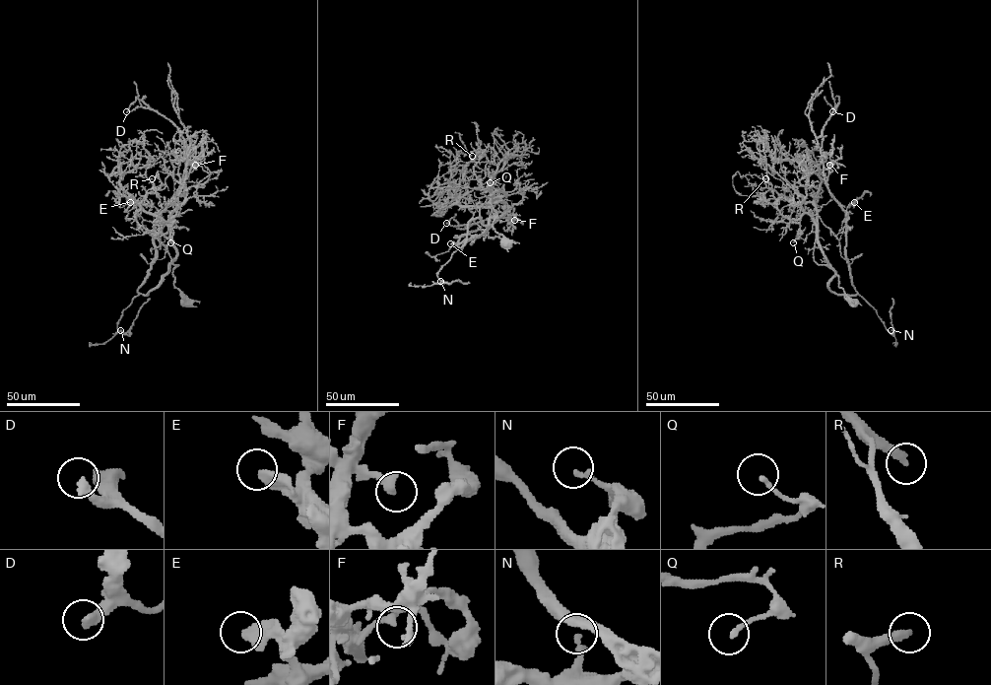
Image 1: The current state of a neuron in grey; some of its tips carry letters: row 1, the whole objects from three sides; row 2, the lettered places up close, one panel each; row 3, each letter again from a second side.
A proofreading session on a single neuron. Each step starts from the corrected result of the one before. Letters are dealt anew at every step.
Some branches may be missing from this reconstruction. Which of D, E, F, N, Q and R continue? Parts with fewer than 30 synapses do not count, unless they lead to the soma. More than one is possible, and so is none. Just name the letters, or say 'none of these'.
D

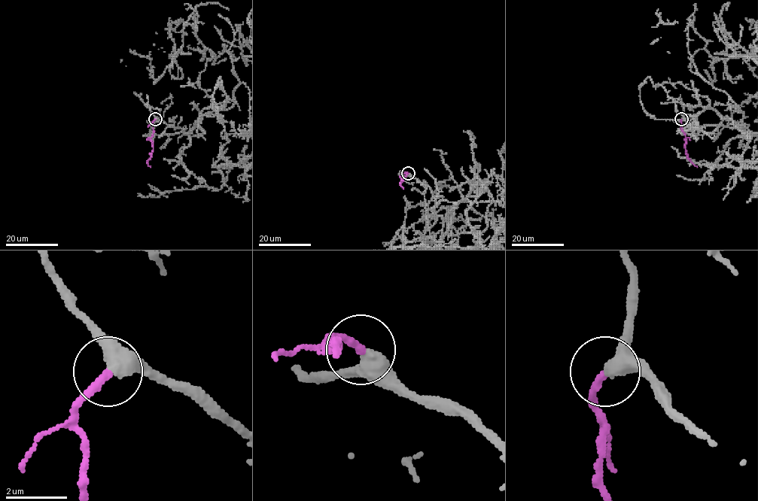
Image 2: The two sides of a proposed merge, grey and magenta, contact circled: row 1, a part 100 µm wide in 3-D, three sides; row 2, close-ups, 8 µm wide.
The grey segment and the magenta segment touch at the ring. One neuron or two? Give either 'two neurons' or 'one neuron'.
one neuron

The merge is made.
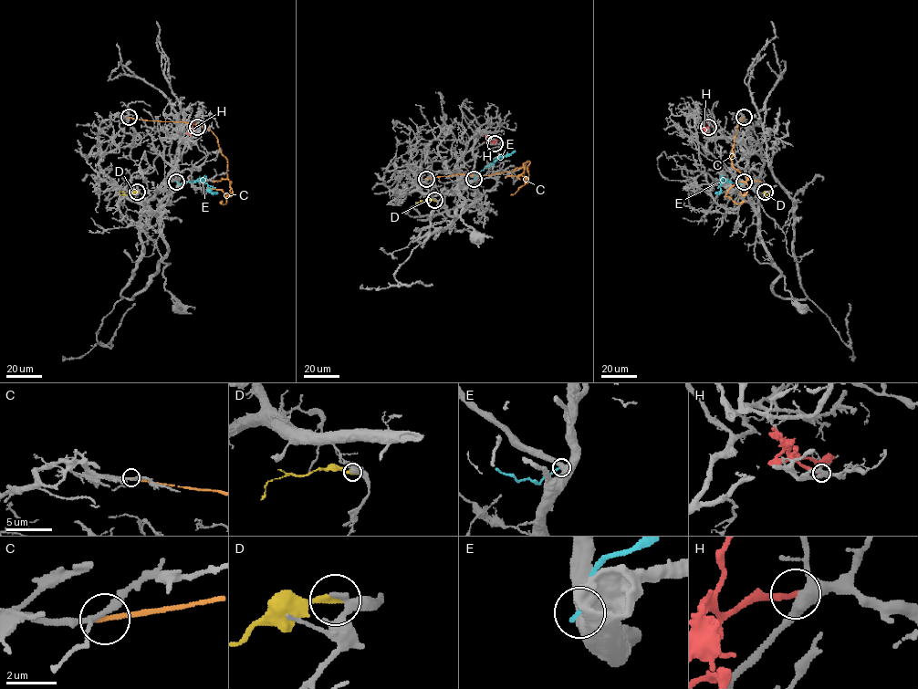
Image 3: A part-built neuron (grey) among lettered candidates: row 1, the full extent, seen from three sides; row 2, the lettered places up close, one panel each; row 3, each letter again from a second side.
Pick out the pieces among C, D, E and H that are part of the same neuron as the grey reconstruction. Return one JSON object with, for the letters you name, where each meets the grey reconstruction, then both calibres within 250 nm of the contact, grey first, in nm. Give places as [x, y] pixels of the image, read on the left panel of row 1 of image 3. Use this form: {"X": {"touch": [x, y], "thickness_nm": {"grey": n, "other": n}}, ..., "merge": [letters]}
{"merge": []}

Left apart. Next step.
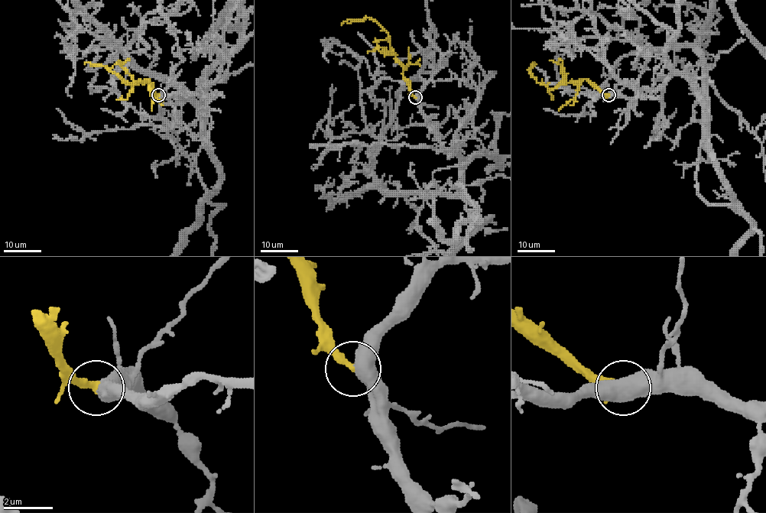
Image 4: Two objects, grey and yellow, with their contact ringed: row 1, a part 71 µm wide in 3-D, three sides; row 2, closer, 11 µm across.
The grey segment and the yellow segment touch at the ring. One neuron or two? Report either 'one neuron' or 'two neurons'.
one neuron

